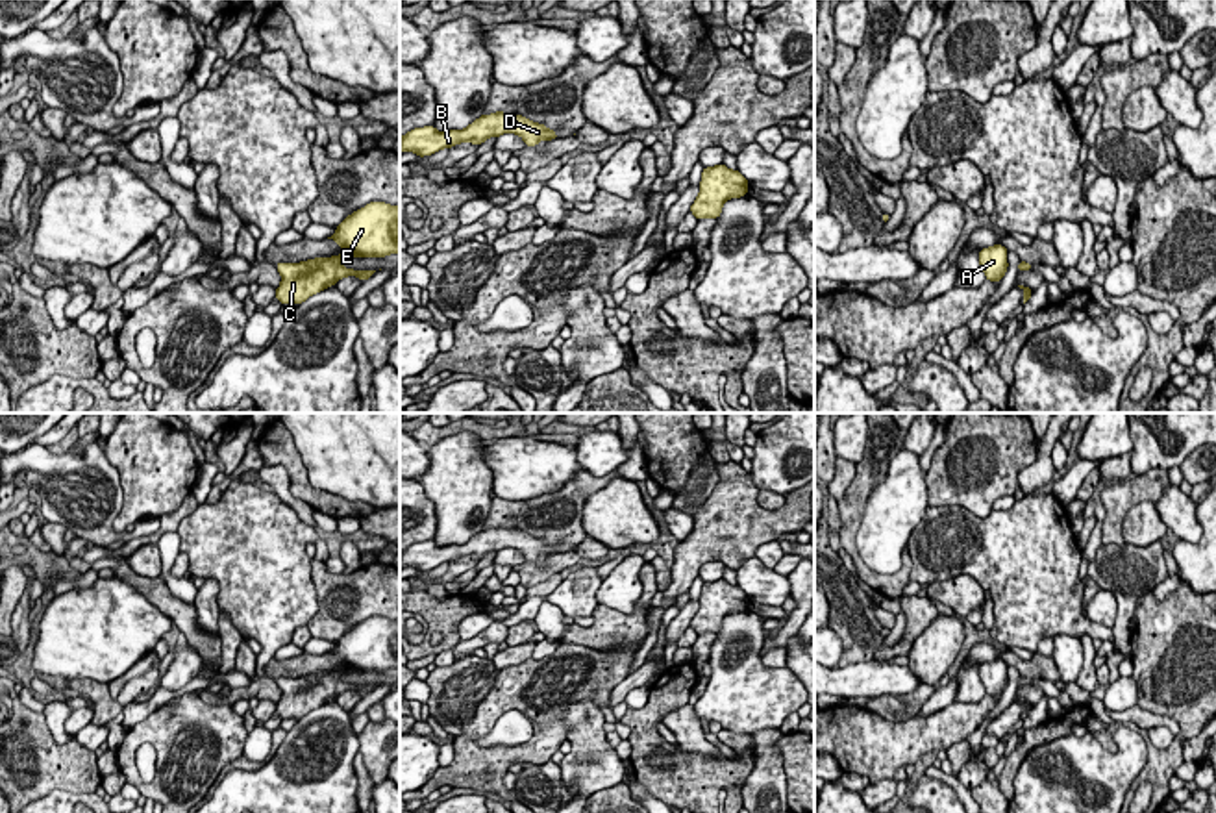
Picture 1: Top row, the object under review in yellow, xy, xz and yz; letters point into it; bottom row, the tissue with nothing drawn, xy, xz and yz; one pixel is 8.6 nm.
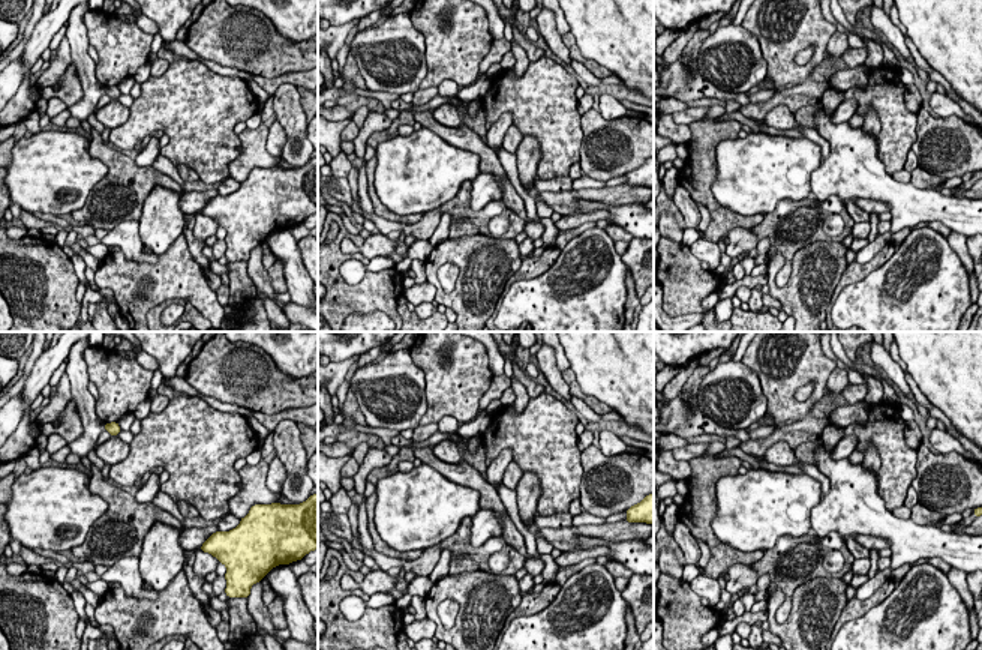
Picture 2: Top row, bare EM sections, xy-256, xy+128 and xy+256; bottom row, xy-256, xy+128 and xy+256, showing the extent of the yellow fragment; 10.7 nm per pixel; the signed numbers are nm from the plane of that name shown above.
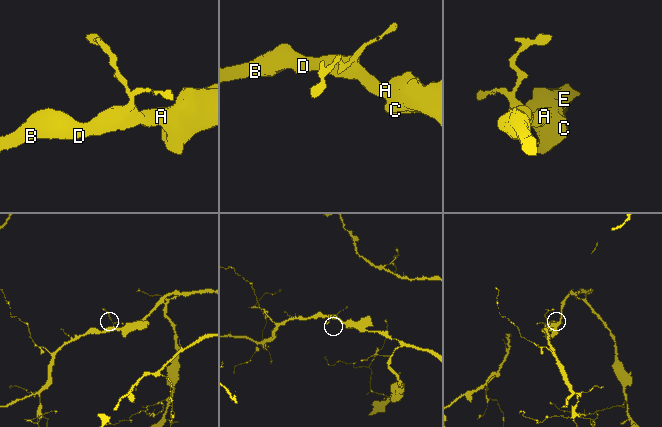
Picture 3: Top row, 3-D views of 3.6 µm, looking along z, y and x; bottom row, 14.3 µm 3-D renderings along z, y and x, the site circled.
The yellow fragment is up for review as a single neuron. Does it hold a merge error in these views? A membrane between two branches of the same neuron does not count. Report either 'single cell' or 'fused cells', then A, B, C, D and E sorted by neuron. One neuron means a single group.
single cell; groups A B C D E

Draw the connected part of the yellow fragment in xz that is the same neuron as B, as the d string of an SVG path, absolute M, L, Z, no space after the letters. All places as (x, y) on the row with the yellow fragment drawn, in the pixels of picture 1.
M496 111L490 115L481 115L465 130L437 131L433 124L415 128L400 137L400 154L415 152L418 157L424 157L466 141L479 146L489 137L498 139L502 133L520 135L526 146L537 146L540 141L552 141L559 137L553 130L522 115Z

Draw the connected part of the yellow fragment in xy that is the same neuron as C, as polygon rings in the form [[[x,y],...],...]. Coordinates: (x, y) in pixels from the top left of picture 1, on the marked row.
[[[370,202],[348,215],[328,239],[333,239],[342,248],[341,256],[276,263],[281,274],[276,298],[281,306],[298,306],[346,276],[365,281],[376,272],[346,269],[341,265],[344,259],[400,254],[400,206]]]

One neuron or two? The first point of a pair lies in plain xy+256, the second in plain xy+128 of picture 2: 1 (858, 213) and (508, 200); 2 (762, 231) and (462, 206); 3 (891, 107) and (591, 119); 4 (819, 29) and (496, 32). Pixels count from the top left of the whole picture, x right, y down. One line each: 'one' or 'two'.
1: one
2: one
3: two
4: two

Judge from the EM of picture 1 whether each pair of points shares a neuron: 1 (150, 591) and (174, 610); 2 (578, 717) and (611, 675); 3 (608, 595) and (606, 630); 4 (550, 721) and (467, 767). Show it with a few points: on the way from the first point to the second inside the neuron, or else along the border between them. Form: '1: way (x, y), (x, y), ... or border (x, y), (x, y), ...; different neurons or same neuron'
1: way (156, 591), (169, 604); same neuron
2: border (600, 708), (574, 700), (563, 712), (567, 737); different neurons
3: border (641, 578), (641, 597), (628, 613), (598, 604); different neurons
4: way (537, 743), (524, 754), (502, 756), (489, 763); same neuron

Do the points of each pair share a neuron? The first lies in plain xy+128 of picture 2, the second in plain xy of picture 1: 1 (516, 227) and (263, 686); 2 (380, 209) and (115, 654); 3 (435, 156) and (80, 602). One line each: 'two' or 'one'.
1: one
2: two
3: one

